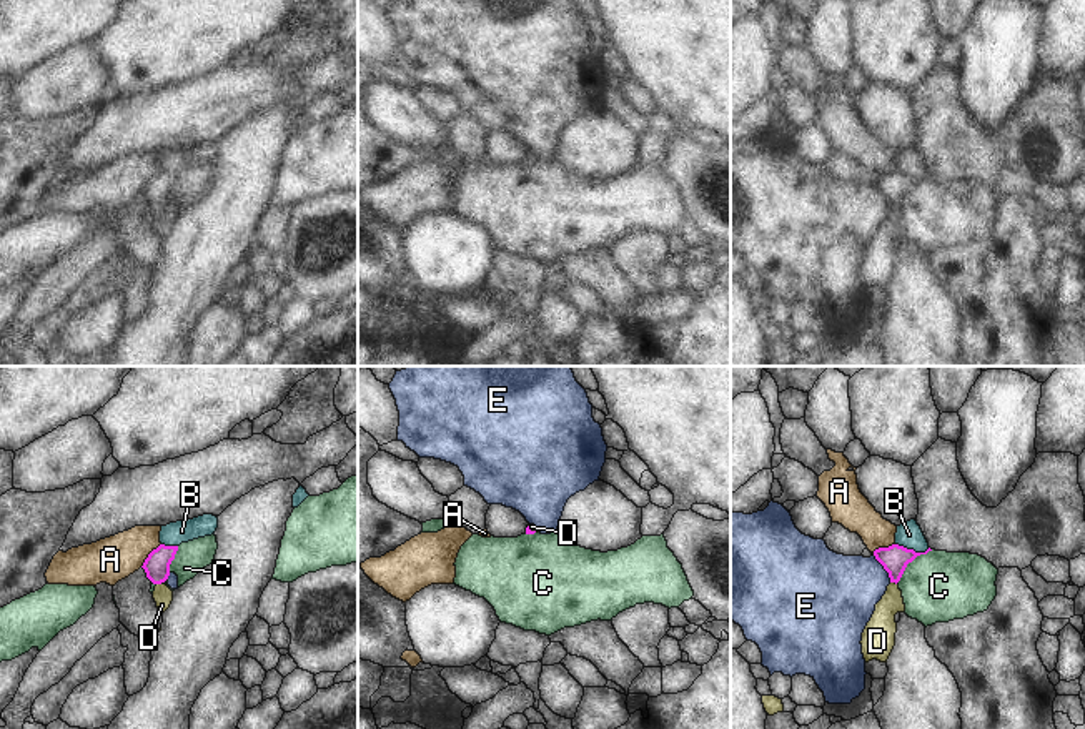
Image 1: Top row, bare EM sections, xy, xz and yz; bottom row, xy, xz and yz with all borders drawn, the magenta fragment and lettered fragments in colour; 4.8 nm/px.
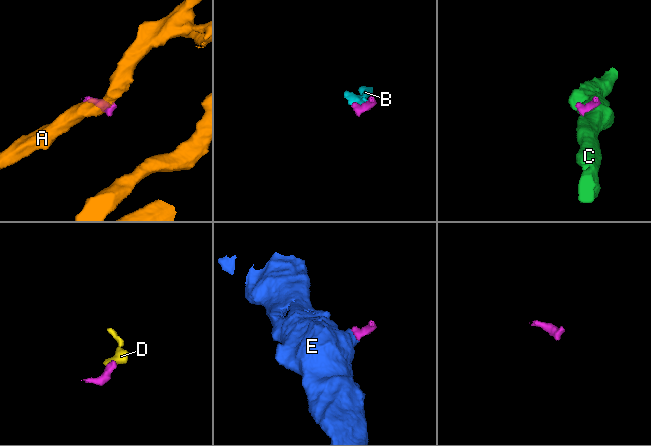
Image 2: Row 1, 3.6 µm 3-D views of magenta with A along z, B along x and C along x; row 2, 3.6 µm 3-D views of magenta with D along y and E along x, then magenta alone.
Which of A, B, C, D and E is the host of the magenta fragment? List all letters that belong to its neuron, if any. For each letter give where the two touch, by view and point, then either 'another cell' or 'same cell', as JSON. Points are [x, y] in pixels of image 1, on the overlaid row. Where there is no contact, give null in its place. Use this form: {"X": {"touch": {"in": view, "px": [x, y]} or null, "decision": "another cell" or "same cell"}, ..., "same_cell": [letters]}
{"A": {"touch": {"in": "xy", "px": [148, 555]}, "decision": "another cell"}, "B": {"touch": {"in": "yz", "px": [912, 550]}, "decision": "another cell"}, "C": {"touch": {"in": "yz", "px": [911, 561]}, "decision": "another cell"}, "D": {"touch": {"in": "yz", "px": [894, 581]}, "decision": "same cell"}, "E": {"touch": {"in": "yz", "px": [884, 568]}, "decision": "another cell"}, "same_cell": ["D"]}

